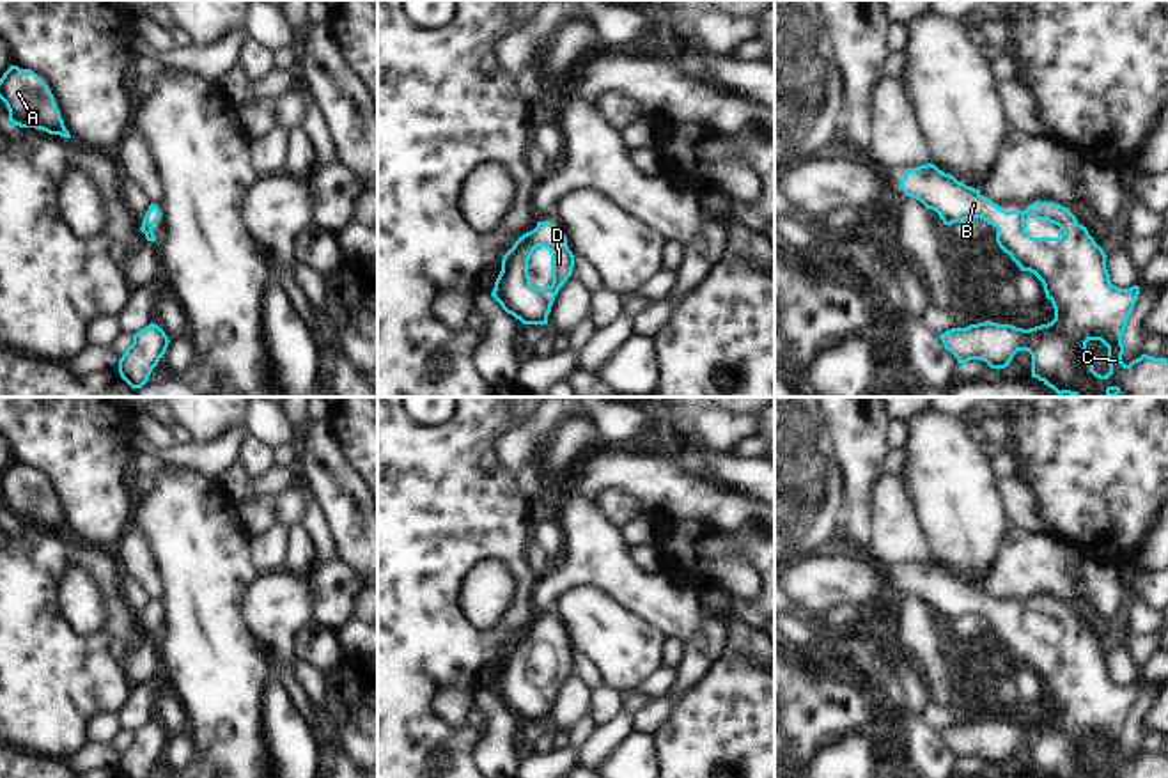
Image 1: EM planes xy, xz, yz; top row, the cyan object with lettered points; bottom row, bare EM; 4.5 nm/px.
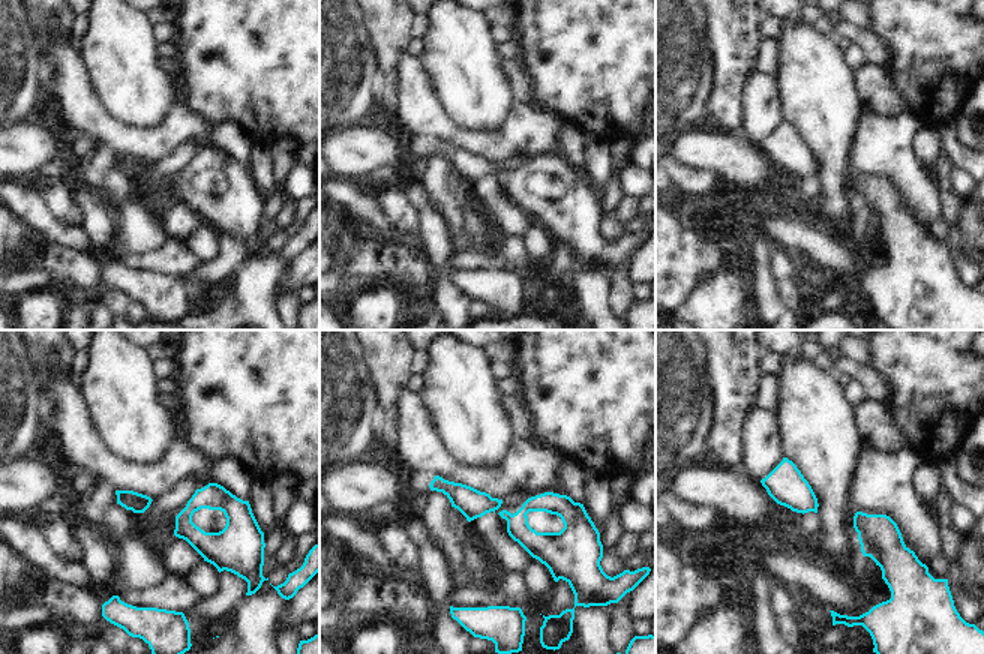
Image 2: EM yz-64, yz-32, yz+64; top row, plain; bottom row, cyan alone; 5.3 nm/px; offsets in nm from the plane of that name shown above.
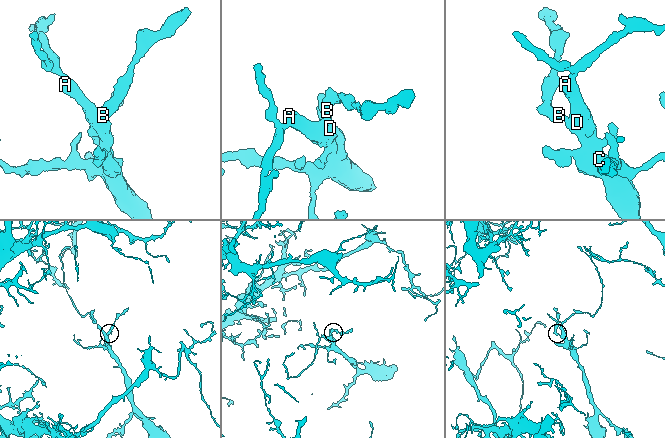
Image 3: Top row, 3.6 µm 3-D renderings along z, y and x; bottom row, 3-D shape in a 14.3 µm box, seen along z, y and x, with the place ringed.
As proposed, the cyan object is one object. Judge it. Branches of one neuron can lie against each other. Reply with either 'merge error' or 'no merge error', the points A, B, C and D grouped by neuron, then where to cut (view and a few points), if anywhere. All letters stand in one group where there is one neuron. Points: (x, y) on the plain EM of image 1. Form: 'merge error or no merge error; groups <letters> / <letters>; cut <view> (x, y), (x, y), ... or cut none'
no merge error; groups A B C D; cut none

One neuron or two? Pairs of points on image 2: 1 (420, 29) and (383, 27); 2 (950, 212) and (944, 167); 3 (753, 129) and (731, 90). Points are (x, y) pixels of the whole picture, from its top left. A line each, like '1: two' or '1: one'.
1: two
2: one
3: two

